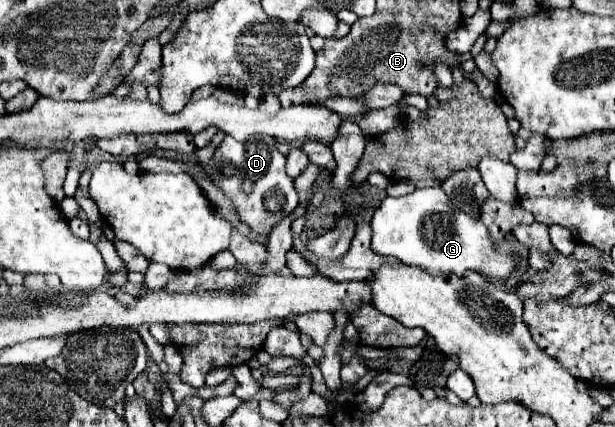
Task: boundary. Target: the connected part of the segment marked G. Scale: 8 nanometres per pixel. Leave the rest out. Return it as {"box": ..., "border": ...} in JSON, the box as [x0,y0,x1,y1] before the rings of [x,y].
{"box":[371,187,515,279],"border":[[[441,187],[415,189],[405,197],[385,197],[375,209],[371,229],[371,249],[375,253],[395,257],[427,273],[453,273],[463,277],[467,271],[477,271],[485,277],[507,279],[515,269],[515,253],[497,247],[481,221],[467,217],[463,211],[455,215]]]}

